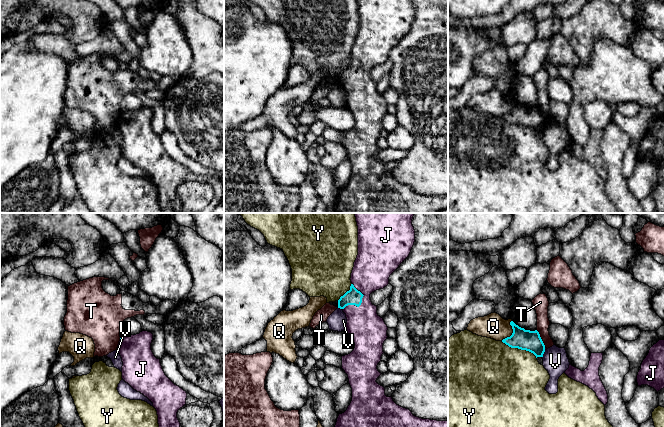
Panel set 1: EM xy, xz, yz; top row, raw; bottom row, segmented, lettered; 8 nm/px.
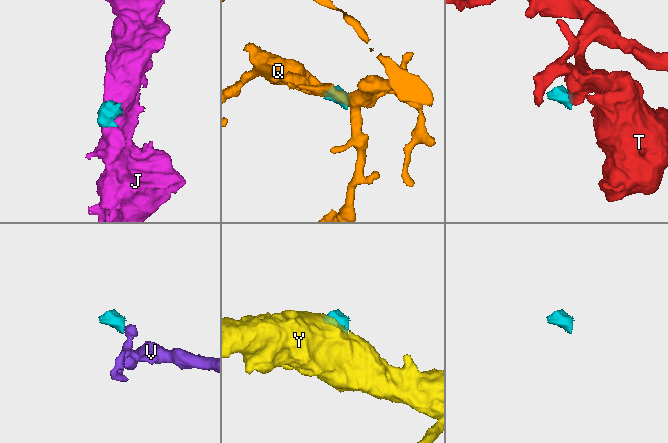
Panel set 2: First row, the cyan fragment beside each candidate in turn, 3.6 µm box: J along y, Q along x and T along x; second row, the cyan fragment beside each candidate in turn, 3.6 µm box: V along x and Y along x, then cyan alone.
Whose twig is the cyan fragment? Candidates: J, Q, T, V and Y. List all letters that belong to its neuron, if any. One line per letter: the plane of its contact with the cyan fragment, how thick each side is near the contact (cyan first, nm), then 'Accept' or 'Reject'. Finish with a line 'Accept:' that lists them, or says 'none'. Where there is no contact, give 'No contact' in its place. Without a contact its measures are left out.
J: Touches cyan in xz. Thickness 130 nm (cyan) against 280 nm. Accept
Q: Touches cyan in yz. Thickness 160 nm (cyan) against 200 nm. Reject
T: Touches cyan in yz. Thickness 160 nm (cyan) against 110 nm. Reject
V: Touches cyan in yz. Thickness 160 nm (cyan) against 200 nm. Reject
Y: Touches cyan in yz. Thickness 160 nm (cyan) against 500 nm. Reject
Accept: J

